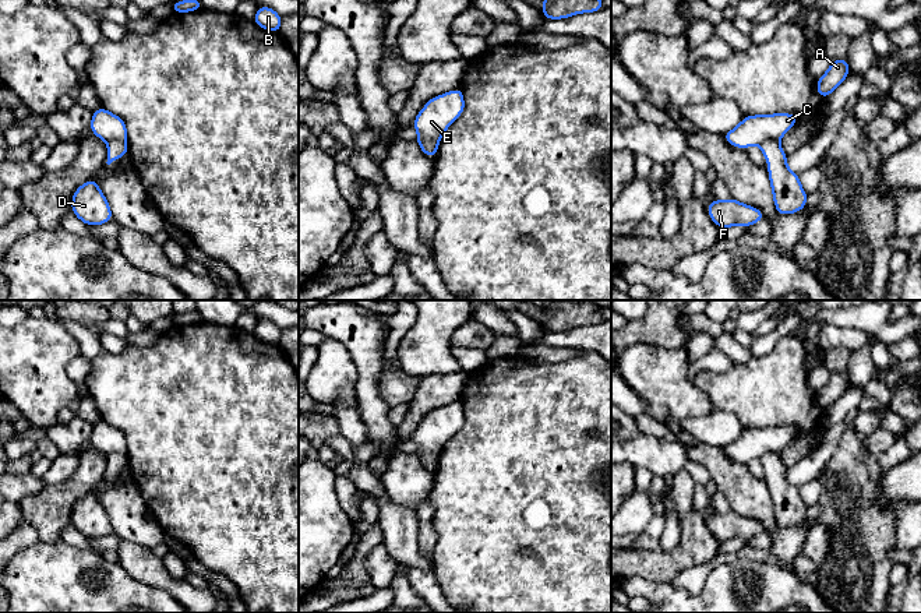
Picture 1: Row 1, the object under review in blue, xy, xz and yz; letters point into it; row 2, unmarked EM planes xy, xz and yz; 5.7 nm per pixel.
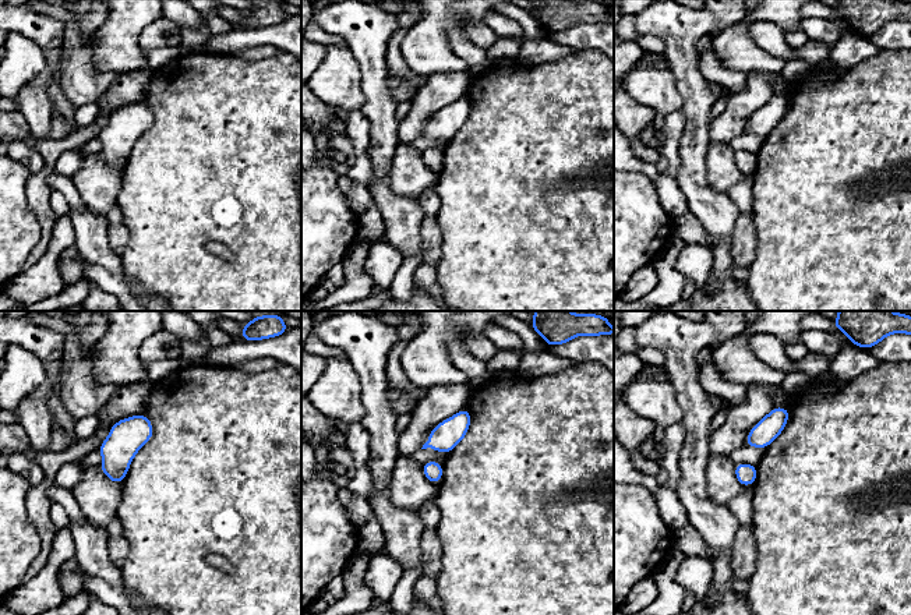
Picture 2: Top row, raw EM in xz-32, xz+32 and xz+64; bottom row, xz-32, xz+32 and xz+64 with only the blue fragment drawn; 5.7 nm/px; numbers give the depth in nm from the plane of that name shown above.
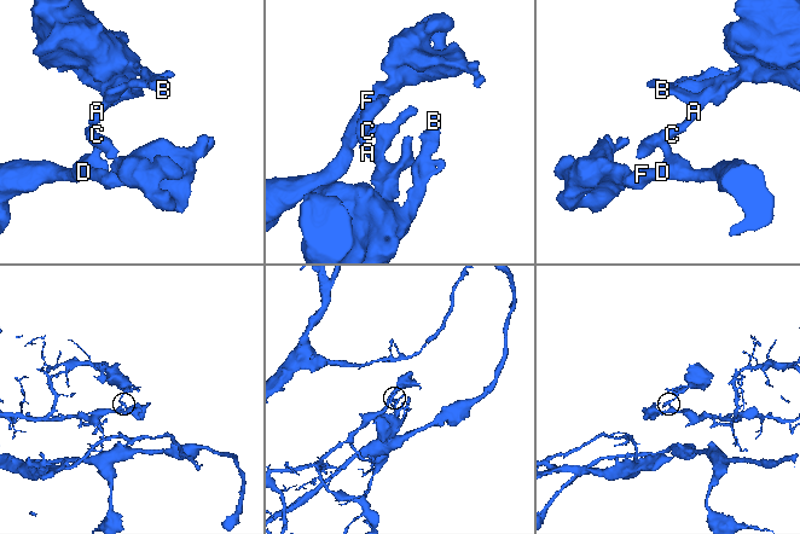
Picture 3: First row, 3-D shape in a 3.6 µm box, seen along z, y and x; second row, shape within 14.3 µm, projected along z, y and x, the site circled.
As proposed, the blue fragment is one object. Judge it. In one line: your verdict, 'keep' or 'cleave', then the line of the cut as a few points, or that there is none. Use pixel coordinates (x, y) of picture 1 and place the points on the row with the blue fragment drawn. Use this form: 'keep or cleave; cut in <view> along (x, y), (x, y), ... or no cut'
cleave; cut in xz along (437, 141), (424, 141), (420, 147)

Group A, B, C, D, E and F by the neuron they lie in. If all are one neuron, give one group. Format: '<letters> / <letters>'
A B C E / D F

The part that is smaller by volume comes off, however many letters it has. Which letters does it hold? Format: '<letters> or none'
A, B, C, E

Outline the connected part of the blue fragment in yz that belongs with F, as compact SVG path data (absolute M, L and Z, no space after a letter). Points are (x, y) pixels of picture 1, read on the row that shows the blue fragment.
M733 197L726 201L714 198L707 205L707 214L720 229L737 225L748 228L762 219L766 219L761 209L742 204Z

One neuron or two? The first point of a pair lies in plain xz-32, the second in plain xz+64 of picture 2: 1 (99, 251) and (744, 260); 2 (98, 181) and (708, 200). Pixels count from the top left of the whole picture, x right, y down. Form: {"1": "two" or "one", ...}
{"1": "two", "2": "two"}

